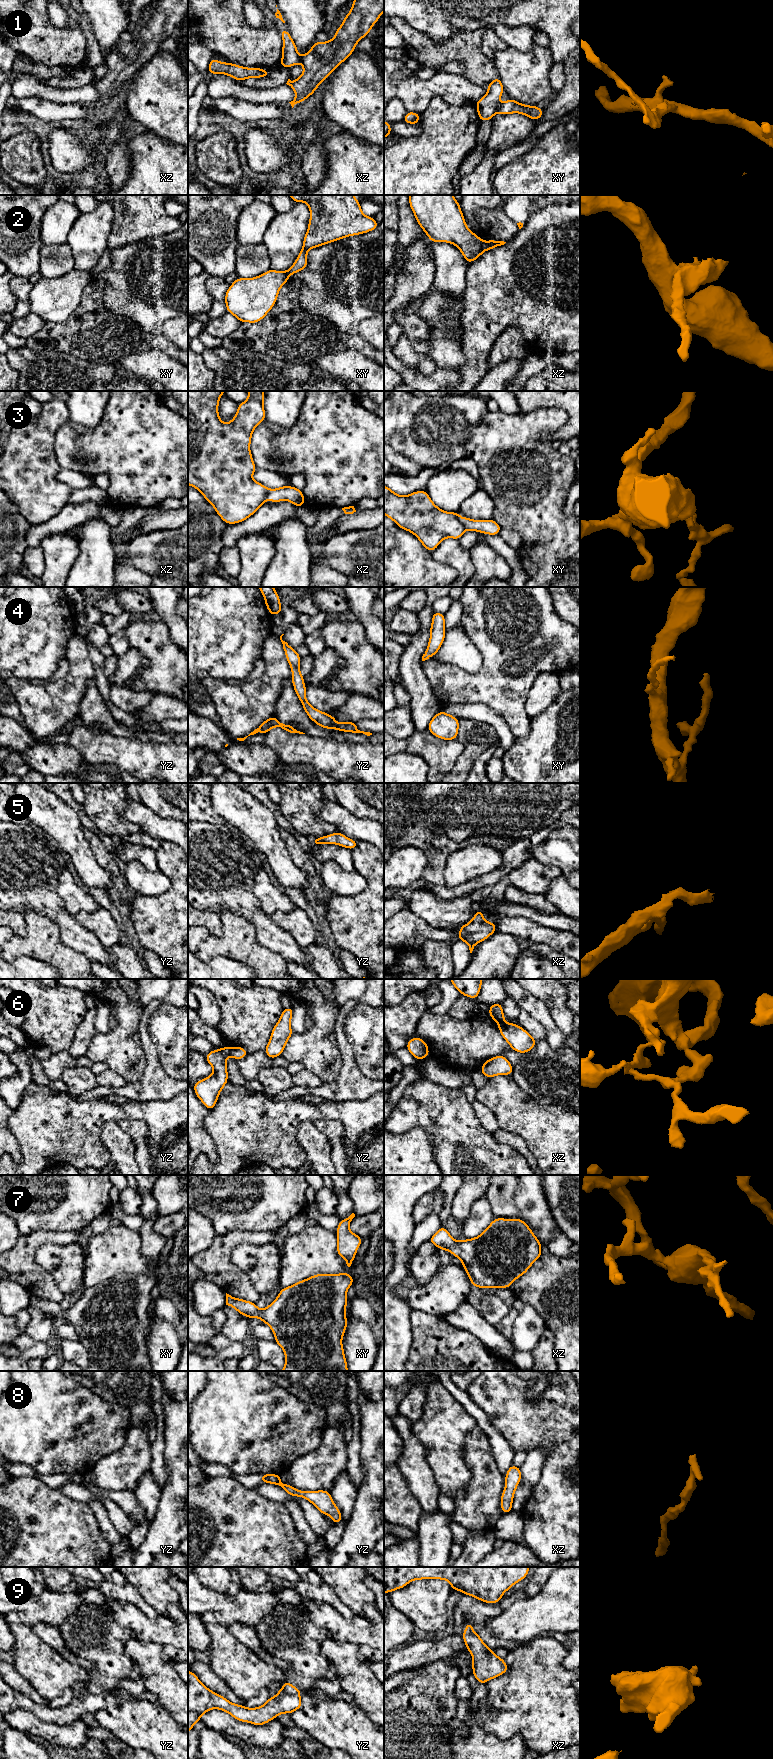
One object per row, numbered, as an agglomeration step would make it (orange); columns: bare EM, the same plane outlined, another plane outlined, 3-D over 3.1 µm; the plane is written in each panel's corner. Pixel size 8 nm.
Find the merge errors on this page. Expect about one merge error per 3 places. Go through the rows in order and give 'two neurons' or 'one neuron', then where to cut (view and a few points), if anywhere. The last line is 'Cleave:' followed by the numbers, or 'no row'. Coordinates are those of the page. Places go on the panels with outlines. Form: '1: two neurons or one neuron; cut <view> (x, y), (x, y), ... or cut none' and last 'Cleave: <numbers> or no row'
1: two neurons; cut xz (301, 57), (302, 62)
2: two neurons; cut xz (481, 241), (481, 247), (484, 250)
3: two neurons; cut xy (460, 518), (466, 529)
4: one neuron; cut none
5: one neuron; cut none
6: two neurons; cut yz (229, 1048), (231, 1055)
7: one neuron; cut none
8: one neuron; cut none
9: one neuron; cut none
Cleave: 1, 2, 3, 6

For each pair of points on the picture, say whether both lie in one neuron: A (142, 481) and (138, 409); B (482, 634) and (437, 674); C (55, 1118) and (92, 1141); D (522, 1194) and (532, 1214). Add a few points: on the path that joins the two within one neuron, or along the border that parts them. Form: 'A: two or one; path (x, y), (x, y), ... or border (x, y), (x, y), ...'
A: one; path (142, 463), (142, 445), (139, 442), (138, 427)
B: one; path (487, 655), (487, 667), (476, 678), (458, 678)
C: one; path (64, 1127), (79, 1141), (83, 1141)
D: one; path (524, 1199), (524, 1205), (527, 1210)

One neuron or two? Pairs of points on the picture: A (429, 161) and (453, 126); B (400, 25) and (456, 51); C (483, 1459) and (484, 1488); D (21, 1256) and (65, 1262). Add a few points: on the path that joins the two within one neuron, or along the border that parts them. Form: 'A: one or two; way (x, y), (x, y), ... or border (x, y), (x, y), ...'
A: one; way (438, 152), (448, 135)
B: one; way (414, 39), (426, 51), (442, 51)
C: one; way (483, 1466), (484, 1481)
D: two; border (47, 1240), (37, 1248), (34, 1259), (51, 1275)

